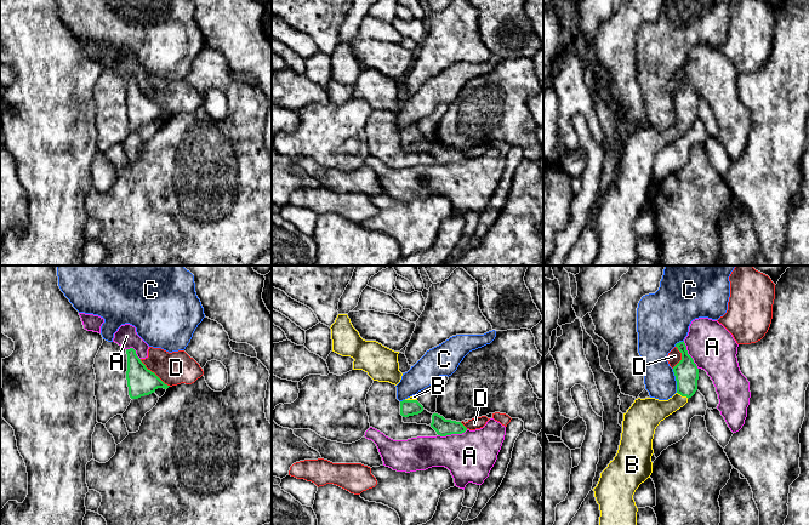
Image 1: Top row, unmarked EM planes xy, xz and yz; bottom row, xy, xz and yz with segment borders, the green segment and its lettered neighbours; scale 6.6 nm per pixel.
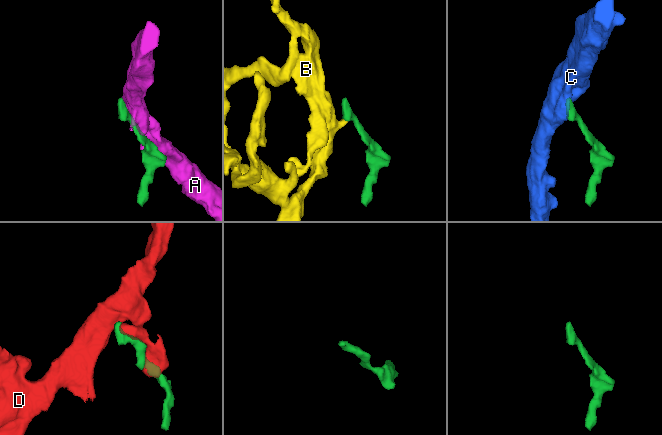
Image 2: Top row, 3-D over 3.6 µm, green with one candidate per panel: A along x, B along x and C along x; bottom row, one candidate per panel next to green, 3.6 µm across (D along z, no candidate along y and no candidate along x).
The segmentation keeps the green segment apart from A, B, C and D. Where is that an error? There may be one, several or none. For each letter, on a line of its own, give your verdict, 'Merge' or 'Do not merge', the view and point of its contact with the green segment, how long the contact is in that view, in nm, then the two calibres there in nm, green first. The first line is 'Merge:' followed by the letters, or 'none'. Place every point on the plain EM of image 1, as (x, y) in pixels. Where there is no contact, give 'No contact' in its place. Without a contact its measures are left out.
Merge: B
A: Do not merge. Touches green at xz (453, 161). Shared border 200 nm. Thickness 120 nm (green) against 320 nm
B: Merge. Touches green at yz (683, 124). Shared border 90 nm. Thickness 160 nm (green) against 190 nm
C: Do not merge. Touches green at yz (676, 108). Shared border 160 nm. Thickness 160 nm (green) against 200 nm
D: Do not merge. Touches green at xy (153, 101). Shared border 280 nm. Thickness 190 nm (green) against 220 nm

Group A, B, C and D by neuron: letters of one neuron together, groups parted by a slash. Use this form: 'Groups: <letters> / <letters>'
Groups: A / B / C / D

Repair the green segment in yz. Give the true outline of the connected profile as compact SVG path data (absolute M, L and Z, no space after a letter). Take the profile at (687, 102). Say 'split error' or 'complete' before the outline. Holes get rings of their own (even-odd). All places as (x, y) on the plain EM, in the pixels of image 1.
split error; M683 70L676 73L682 89L673 96L677 121L668 129L636 127L623 142L619 178L593 217L599 233L599 253L593 266L631 264L638 257L636 218L653 201L653 167L656 155L683 136L697 119L699 97Z

